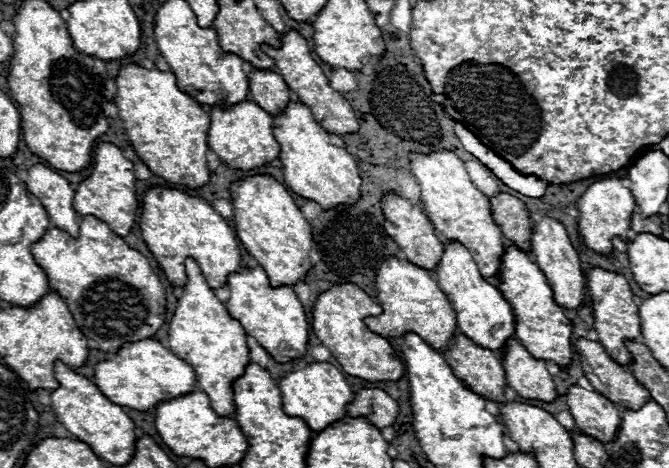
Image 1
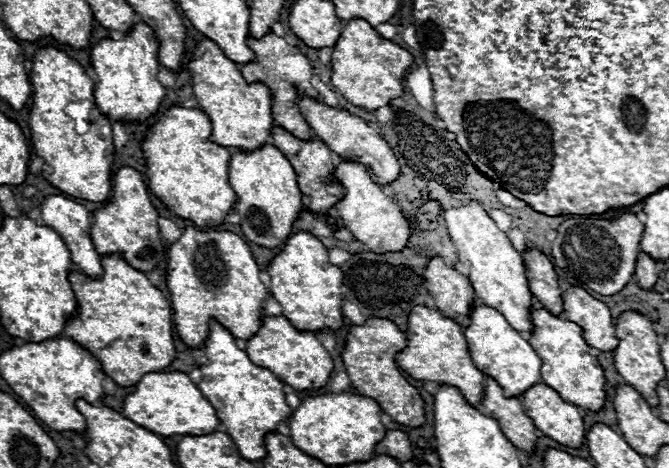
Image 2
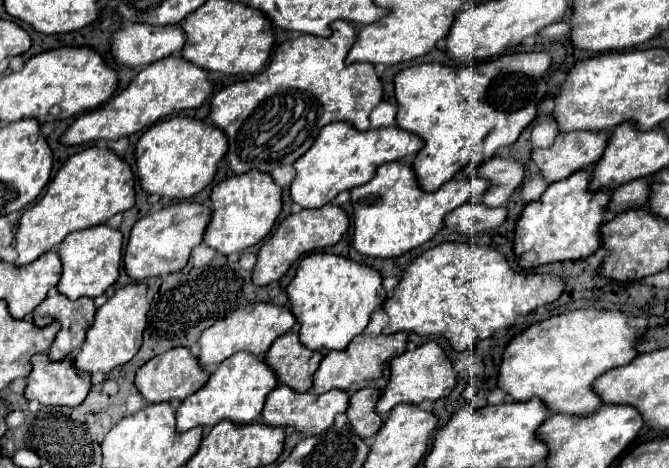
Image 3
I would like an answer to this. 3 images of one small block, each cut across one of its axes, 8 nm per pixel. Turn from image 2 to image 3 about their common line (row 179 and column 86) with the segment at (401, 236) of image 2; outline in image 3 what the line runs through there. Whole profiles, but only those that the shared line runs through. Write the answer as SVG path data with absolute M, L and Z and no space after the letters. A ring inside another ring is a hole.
M134 282L128 286L122 286L114 292L114 296L108 298L104 306L98 308L94 324L90 326L86 340L80 348L80 352L74 358L74 366L84 370L84 372L110 372L116 366L126 364L142 346L142 334L148 324L148 310L150 310L150 300L148 300L148 286L142 282Z

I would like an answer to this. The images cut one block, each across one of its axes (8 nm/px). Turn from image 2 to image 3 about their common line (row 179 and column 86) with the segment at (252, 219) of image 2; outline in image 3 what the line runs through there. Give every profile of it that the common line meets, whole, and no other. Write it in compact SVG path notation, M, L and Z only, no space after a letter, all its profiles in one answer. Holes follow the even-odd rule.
M108 224L78 230L78 232L66 236L66 240L56 250L64 264L64 272L58 282L58 292L66 294L72 300L76 300L80 296L96 298L96 296L104 294L120 276L122 244L124 244L122 232L116 228L110 228Z

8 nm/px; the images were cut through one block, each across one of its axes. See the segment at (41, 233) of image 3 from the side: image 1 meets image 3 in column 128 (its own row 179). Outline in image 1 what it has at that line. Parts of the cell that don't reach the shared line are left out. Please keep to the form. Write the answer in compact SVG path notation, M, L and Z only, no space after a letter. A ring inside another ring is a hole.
M134 62L124 64L116 76L116 96L114 104L120 110L120 120L124 122L124 130L128 140L132 142L136 154L142 158L142 162L156 174L162 176L164 180L184 186L184 188L200 188L208 184L210 180L210 168L206 162L206 136L208 136L208 124L210 116L208 112L188 94L180 92L176 86L176 78L172 72L162 72L162 70L148 70L142 68Z

